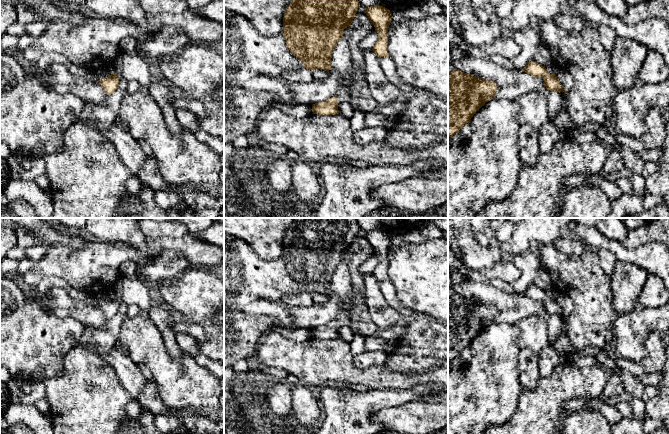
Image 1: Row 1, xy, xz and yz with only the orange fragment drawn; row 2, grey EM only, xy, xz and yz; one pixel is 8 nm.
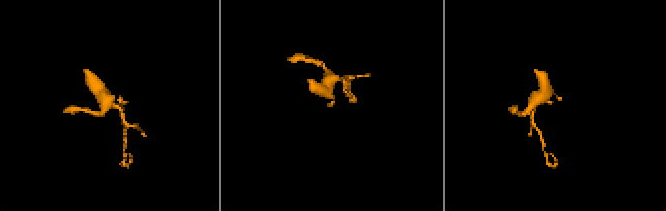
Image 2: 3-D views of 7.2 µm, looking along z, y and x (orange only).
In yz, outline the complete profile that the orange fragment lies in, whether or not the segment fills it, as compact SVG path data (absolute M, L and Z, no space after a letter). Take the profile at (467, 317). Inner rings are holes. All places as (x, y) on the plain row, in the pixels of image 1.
M457 293L448 297L448 359L452 361L473 339L495 322L497 309Z

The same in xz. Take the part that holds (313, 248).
M304 218L295 221L287 230L283 241L282 259L290 276L302 285L304 292L328 295L331 280L343 254L349 251L360 230L355 218Z

